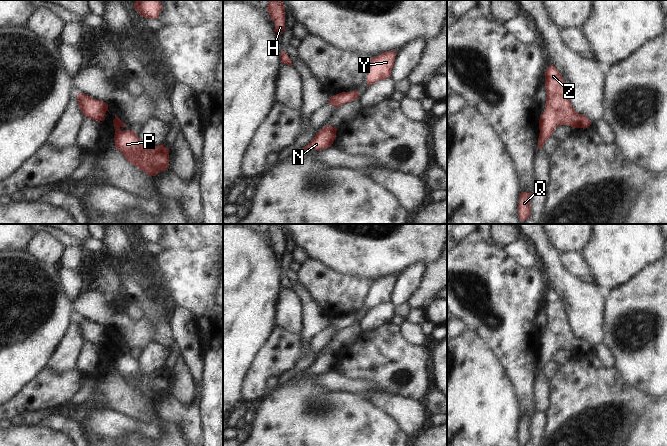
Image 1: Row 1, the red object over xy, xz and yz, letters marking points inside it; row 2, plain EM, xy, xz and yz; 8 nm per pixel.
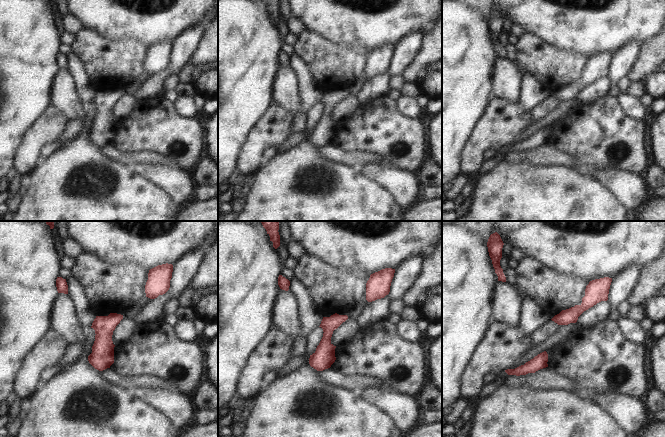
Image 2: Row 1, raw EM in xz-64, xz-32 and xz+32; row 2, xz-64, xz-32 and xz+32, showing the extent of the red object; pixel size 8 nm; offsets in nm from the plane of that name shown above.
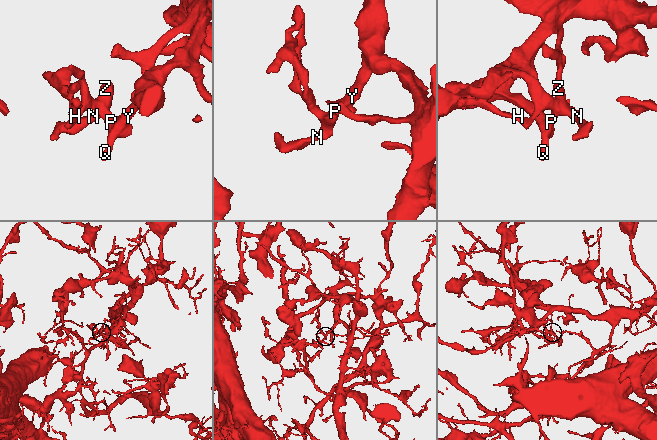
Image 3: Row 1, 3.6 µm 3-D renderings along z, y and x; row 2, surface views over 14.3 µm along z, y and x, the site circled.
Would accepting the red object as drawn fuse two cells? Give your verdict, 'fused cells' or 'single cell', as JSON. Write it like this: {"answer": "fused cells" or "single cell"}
{"answer": "single cell"}

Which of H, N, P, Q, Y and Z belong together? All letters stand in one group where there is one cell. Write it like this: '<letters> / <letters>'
H N P Q Y Z

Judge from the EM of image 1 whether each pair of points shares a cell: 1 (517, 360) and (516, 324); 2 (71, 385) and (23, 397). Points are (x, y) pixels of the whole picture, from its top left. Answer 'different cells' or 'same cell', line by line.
1: same cell
2: same cell

